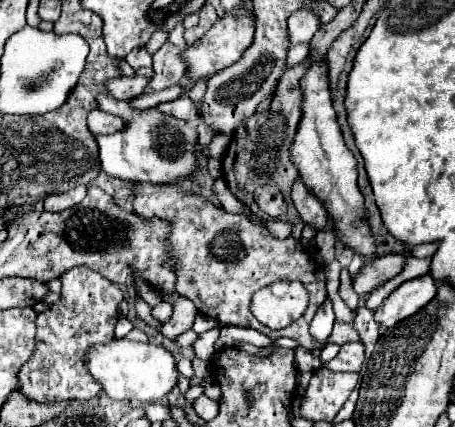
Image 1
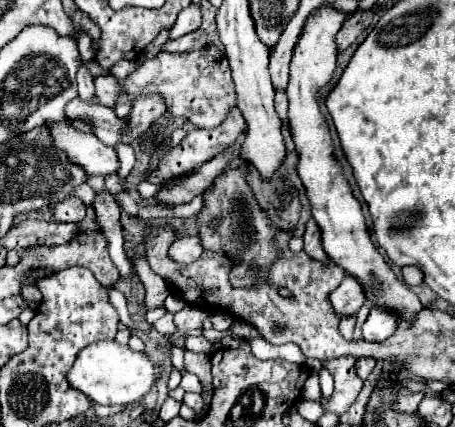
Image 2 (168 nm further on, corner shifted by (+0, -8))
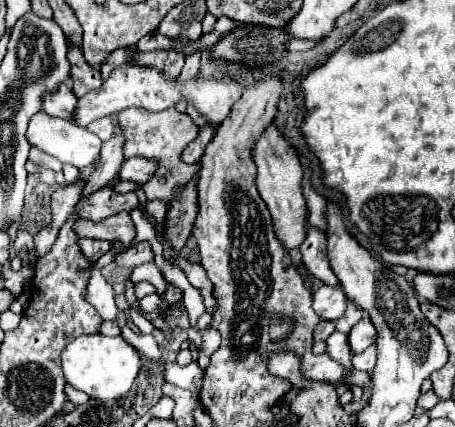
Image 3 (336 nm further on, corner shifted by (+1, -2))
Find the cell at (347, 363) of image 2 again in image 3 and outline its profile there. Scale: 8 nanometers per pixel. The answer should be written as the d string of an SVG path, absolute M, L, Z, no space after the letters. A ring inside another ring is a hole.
M335 332L327 338L327 356L331 356L335 362L339 362L343 368L345 368L345 376L347 378L353 368L351 368L351 348L349 348L349 340L347 340L347 334L343 332Z

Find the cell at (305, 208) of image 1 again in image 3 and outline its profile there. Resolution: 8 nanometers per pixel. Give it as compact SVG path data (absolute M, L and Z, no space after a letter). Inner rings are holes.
M309 226L307 238L301 244L301 254L303 254L305 268L313 276L323 280L323 284L329 284L329 286L339 284L339 278L333 274L333 270L329 266L329 260L325 258L325 234L319 228Z

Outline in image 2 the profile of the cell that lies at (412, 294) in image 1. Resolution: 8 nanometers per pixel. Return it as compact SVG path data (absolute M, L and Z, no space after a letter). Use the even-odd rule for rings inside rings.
M372 308L364 326L362 326L362 340L366 342L384 342L388 336L394 334L398 328L396 314L390 314L382 308Z

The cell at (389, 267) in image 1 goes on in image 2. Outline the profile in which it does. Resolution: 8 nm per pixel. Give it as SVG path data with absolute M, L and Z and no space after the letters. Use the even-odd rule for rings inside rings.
M346 276L342 284L330 292L328 300L332 304L332 310L344 318L344 316L356 316L360 306L366 302L366 296L360 282L354 280L352 276Z

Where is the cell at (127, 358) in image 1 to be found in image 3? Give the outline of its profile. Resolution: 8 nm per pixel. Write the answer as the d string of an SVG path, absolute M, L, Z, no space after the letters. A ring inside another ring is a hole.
M91 334L91 336L79 336L75 338L61 354L61 364L67 382L89 394L97 400L121 400L131 390L139 370L141 370L141 356L139 352L125 342L123 336L103 336L103 334Z

